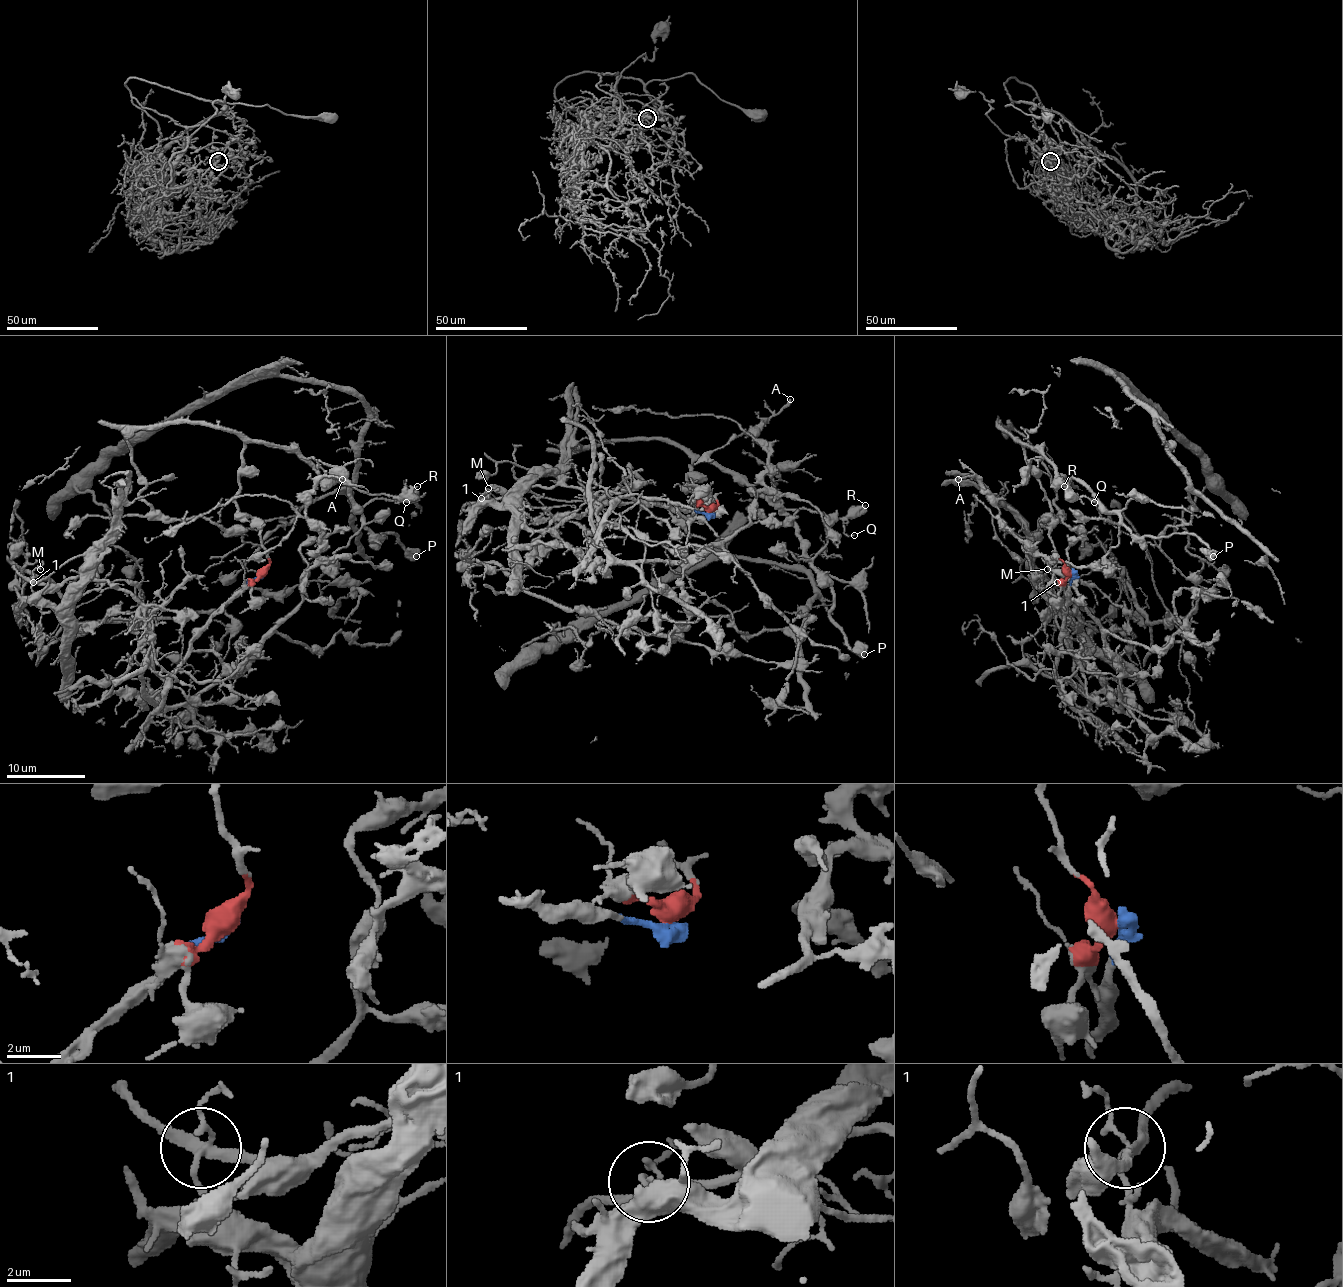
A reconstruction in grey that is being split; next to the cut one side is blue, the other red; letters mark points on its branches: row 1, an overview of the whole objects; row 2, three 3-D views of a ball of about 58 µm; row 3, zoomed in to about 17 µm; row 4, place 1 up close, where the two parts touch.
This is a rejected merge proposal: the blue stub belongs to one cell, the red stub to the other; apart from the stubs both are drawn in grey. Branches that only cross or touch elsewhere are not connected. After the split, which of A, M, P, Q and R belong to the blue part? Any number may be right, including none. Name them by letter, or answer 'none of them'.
A, M

